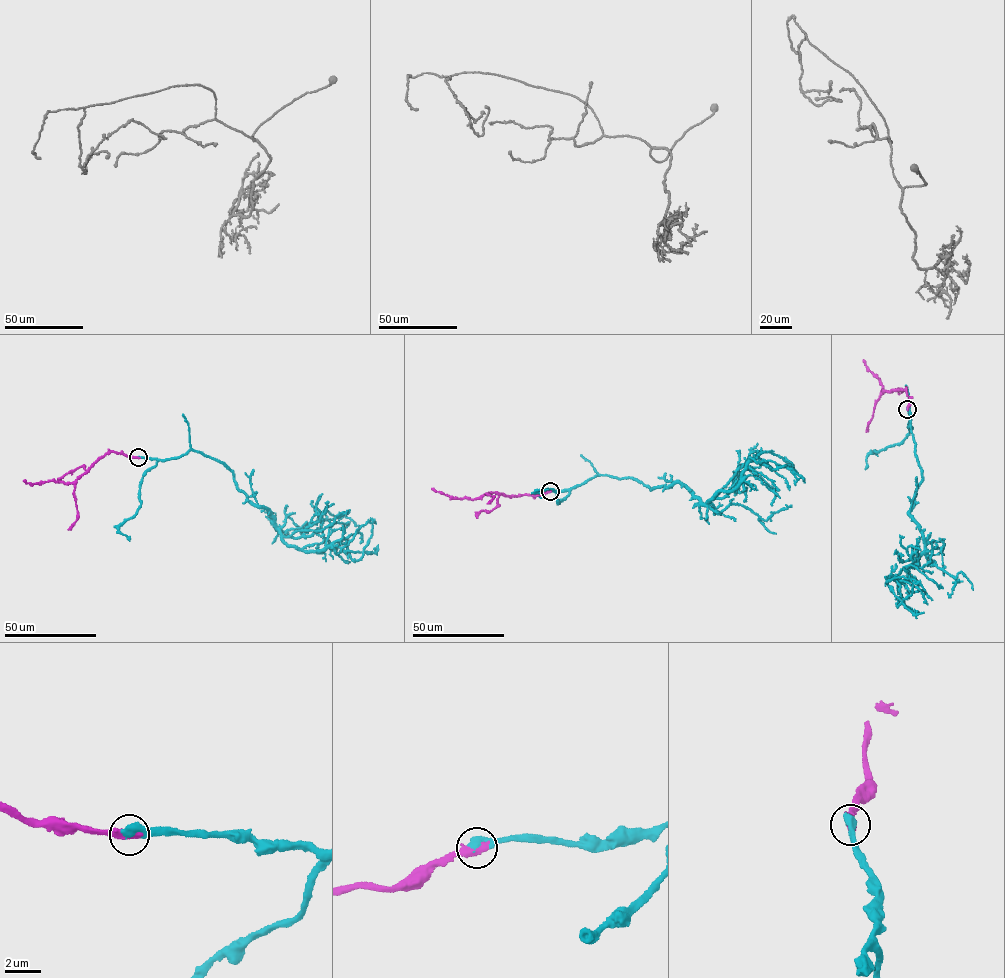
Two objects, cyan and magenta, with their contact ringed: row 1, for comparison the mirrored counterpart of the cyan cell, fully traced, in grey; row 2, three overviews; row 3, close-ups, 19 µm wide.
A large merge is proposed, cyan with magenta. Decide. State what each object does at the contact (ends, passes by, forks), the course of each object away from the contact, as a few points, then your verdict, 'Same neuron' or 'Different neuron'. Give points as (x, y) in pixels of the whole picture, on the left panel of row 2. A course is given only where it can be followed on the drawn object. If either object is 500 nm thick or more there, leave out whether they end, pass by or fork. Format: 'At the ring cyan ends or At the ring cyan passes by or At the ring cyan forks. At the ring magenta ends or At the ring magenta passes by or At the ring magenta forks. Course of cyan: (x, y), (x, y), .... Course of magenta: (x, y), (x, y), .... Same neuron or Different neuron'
Course of cyan: (138, 457), (194, 450), (218, 460), (246, 498), (269, 511), (286, 544), (305, 551), (363, 551), (368, 519). Course of magenta: (138, 457), (108, 452), (75, 481), (68, 483), (53, 480), (31, 484), (23, 480). Same neuron

